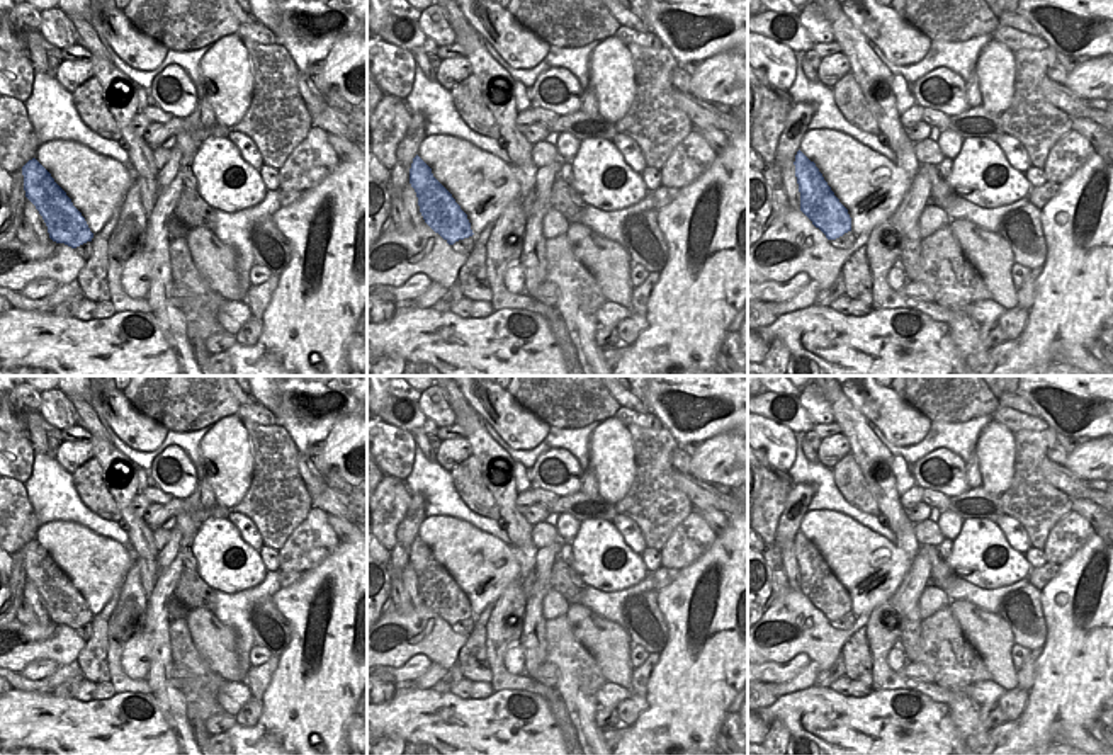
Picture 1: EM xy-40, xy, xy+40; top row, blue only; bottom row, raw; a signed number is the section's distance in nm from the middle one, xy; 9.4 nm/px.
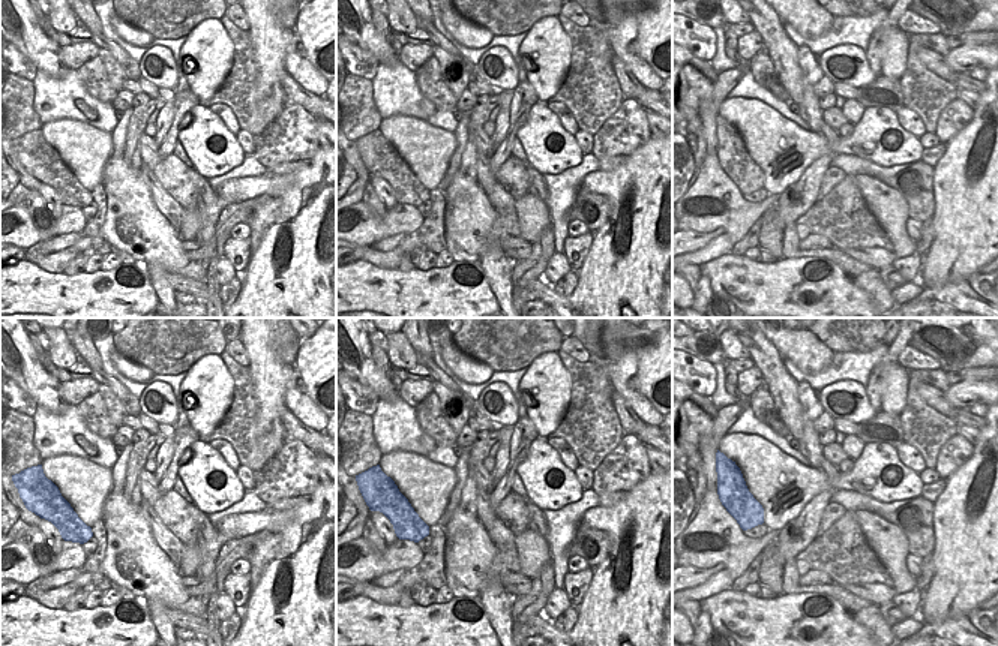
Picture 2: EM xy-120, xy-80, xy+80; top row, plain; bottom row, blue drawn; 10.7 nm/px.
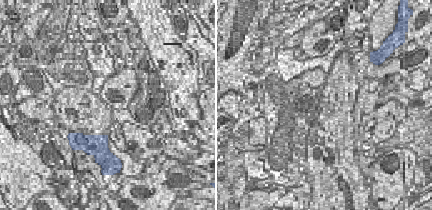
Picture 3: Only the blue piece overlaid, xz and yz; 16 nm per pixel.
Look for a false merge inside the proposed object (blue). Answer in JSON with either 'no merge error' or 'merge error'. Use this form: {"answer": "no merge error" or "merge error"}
{"answer": "merge error"}

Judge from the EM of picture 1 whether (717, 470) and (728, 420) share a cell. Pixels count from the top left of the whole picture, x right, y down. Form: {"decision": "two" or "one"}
{"decision": "two"}

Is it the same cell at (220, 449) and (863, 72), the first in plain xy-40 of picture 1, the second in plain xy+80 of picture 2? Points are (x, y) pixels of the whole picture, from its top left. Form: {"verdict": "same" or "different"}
{"verdict": "different"}

